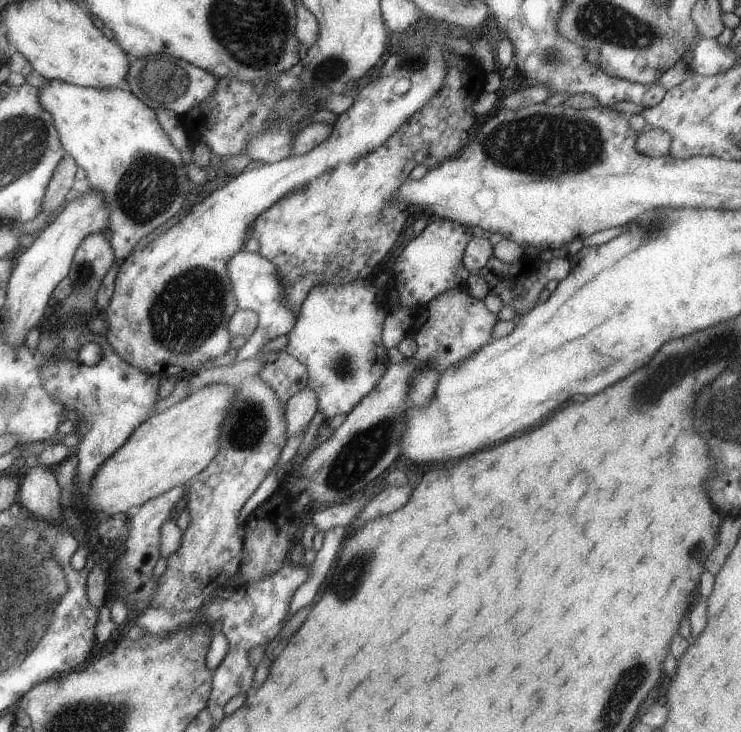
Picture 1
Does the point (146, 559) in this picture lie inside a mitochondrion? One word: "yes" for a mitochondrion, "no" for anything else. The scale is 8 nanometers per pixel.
no

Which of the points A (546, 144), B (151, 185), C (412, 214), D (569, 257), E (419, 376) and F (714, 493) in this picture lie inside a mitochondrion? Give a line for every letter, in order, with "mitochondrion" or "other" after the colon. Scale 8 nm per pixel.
A: mitochondrion
B: mitochondrion
C: other
D: other
E: other
F: other

